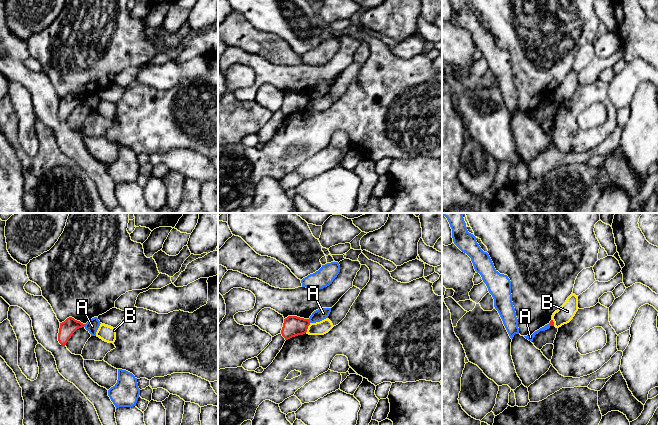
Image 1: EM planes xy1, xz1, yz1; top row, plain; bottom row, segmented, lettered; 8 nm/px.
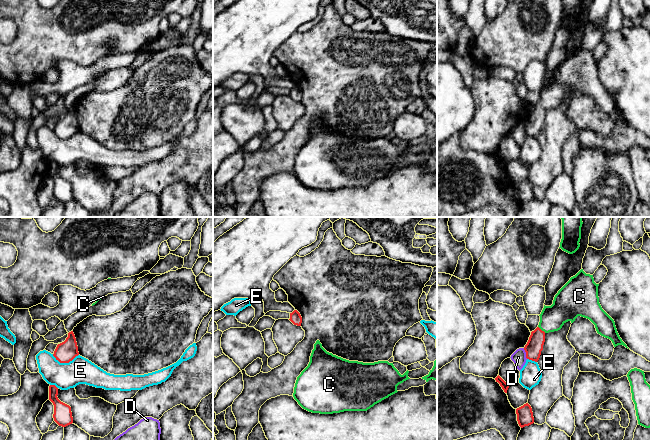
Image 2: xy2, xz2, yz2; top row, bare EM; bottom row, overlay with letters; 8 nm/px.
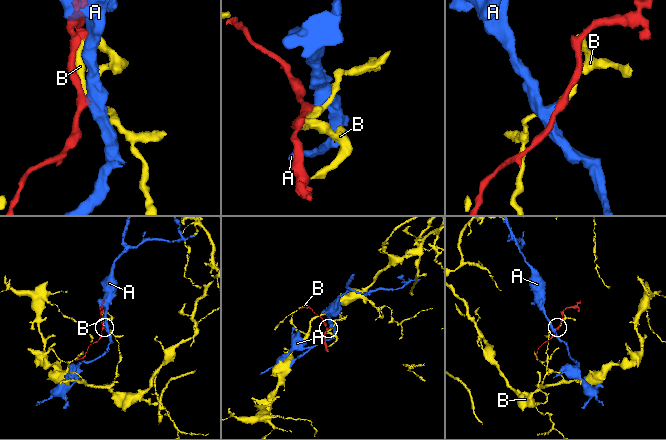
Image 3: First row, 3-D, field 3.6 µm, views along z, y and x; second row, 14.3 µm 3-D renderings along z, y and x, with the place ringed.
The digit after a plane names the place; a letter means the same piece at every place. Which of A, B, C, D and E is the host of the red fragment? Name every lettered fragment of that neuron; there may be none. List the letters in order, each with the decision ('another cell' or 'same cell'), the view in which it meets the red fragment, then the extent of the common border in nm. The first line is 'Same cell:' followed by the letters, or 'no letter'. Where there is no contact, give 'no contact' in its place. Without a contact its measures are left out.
Same cell: C
A: another cell; contact in xz1; length 40 nm
B: another cell; contact in xz1; length 90 nm
C: same cell; contact in yz2; length 80 nm
D: another cell; contact in yz2; length 90 nm
E: another cell; contact in xy2; length 220 nm

